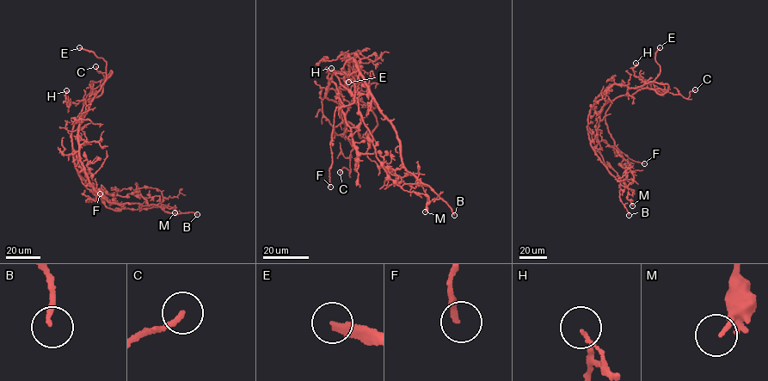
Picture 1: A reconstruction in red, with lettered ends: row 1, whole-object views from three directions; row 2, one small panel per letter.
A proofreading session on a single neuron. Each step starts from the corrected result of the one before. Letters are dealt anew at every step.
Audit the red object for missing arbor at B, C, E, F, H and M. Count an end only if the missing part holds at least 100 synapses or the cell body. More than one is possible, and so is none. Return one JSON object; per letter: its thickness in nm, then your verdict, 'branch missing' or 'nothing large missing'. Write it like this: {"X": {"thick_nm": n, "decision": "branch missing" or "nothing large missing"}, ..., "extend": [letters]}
{"B": {"thick_nm": 190, "decision": "nothing large missing"}, "C": {"thick_nm": 180, "decision": "nothing large missing"}, "E": {"thick_nm": 240, "decision": "branch missing"}, "F": {"thick_nm": 190, "decision": "nothing large missing"}, "H": {"thick_nm": 100, "decision": "nothing large missing"}, "M": {"thick_nm": 150, "decision": "nothing large missing"}, "extend": ["E"]}

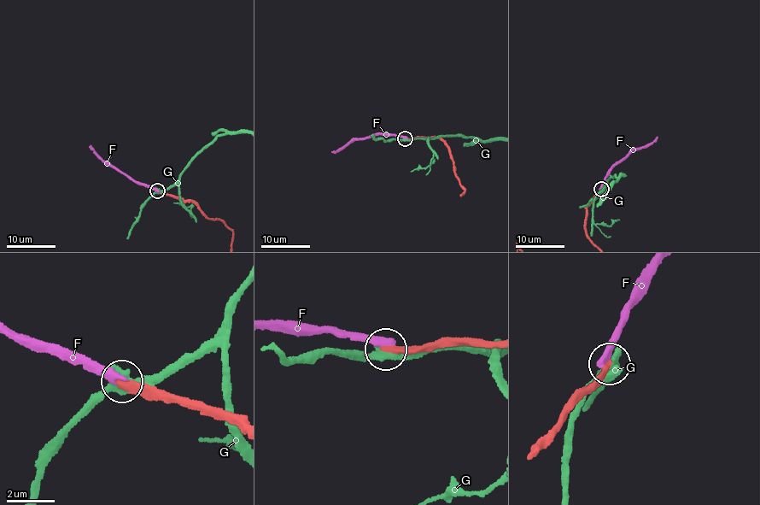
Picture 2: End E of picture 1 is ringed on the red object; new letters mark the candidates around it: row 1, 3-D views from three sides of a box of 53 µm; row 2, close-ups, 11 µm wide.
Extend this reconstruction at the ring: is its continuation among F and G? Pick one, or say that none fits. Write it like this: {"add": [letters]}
{"add": []}

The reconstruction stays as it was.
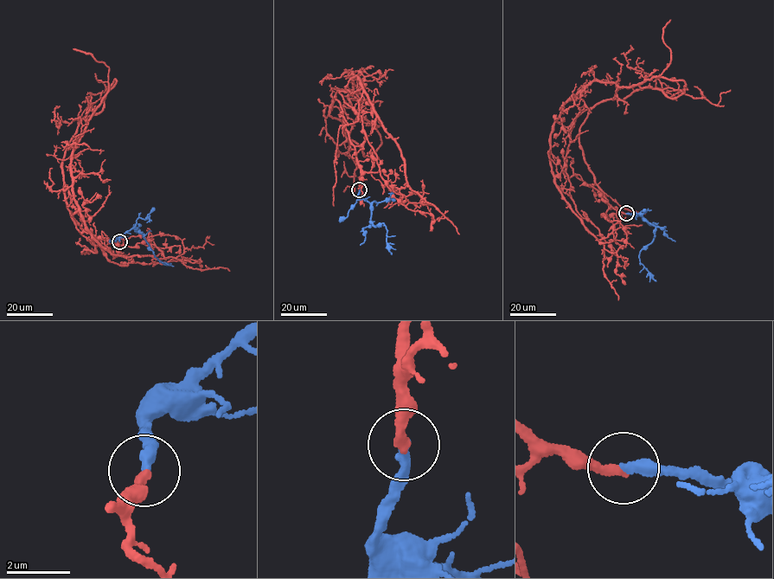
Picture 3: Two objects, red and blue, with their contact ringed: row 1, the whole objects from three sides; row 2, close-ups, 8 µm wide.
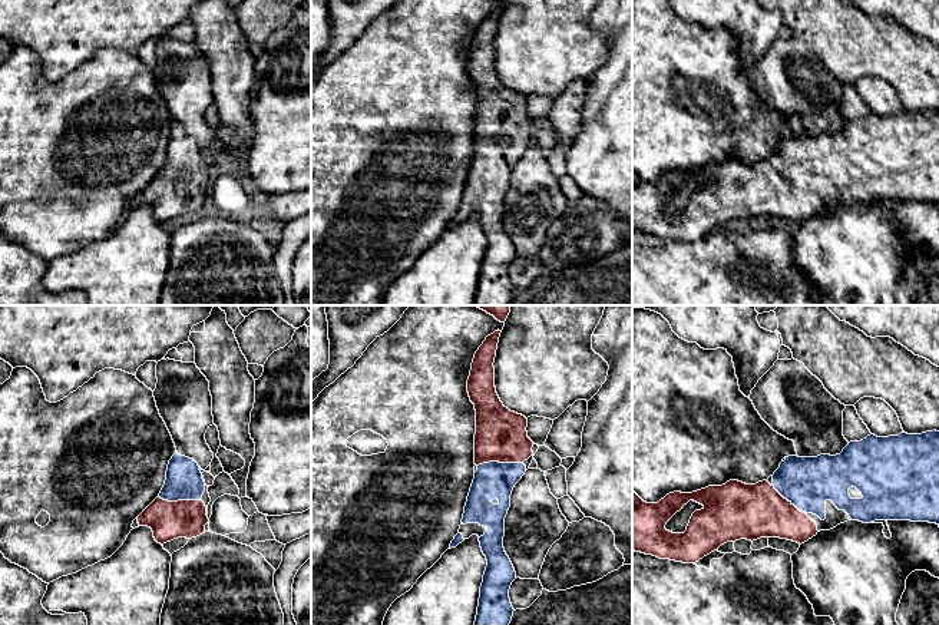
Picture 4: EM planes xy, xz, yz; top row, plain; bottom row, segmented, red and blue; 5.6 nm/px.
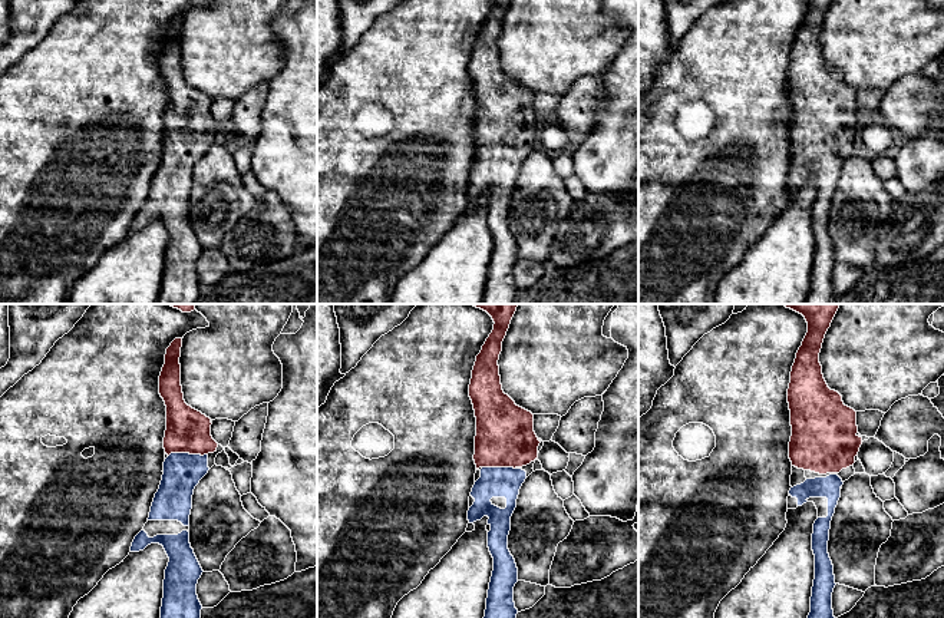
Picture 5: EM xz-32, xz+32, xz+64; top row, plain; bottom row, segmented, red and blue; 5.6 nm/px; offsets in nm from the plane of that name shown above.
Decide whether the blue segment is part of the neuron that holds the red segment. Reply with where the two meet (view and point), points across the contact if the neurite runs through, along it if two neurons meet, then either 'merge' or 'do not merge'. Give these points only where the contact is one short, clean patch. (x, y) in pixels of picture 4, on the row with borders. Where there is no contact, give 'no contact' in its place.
meets red in xz at (499, 462); runs through xz (501, 436), (499, 462), (498, 473), (492, 480); merge

